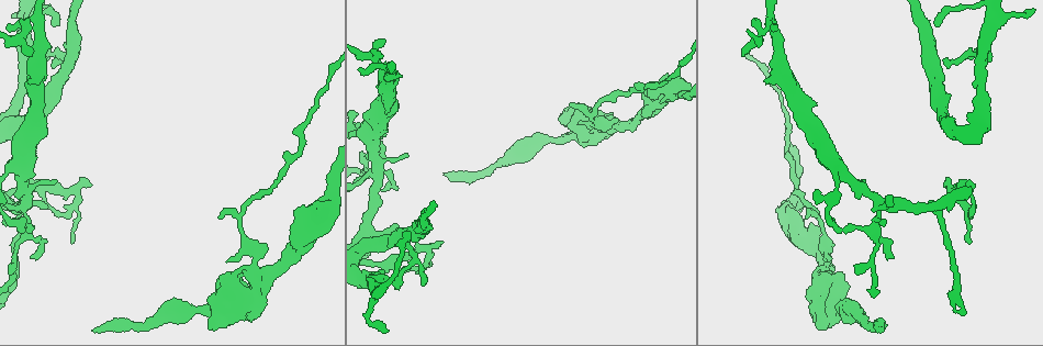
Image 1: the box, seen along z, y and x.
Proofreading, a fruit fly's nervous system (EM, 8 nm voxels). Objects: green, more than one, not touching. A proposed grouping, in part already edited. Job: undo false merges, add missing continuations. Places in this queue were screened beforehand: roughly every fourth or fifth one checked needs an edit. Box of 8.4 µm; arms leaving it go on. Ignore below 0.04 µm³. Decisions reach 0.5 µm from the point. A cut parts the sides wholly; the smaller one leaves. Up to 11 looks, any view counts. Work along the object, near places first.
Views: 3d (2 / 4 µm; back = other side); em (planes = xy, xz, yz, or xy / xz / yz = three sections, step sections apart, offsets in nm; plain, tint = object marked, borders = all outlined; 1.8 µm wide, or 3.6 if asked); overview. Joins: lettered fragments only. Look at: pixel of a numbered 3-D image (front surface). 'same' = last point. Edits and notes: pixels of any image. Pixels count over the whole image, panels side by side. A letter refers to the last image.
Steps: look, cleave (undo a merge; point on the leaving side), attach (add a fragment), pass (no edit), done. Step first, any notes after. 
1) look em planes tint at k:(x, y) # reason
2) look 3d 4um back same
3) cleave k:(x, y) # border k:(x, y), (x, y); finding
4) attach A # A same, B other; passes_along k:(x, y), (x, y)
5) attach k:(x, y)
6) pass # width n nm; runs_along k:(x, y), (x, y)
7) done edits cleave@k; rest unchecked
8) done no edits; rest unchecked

look em planes tint at 1:(158, 318) # sudden change in width

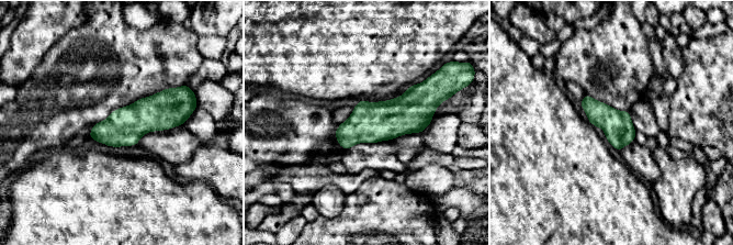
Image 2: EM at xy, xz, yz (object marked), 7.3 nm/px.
look em planes borders same

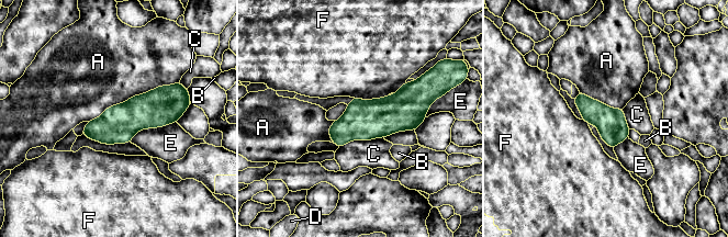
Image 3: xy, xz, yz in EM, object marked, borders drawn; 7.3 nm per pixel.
pass # width 220 nm; longest_contact A 750 nm; A other, B other, C other, D other, E other, F other; all the same cell

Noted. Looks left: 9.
look em planes borders at 1:(375, 178) # four-way junction

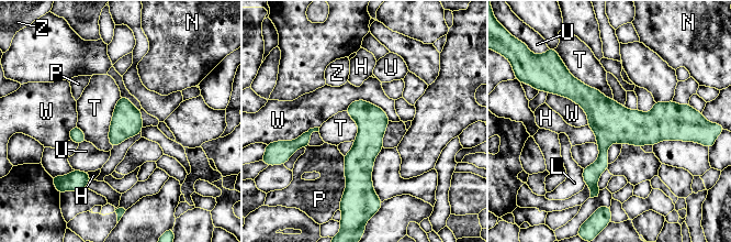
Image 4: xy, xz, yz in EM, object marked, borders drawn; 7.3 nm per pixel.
pass # longest_contact T 460 nm; H other, L other, N other, P other, T other, U other, W other, Z other; border 4:(563, 63), (575, 77), (613, 99); all the same cell

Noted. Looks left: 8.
look em xz step 16 borders at 1:(52, 68) # tapers out

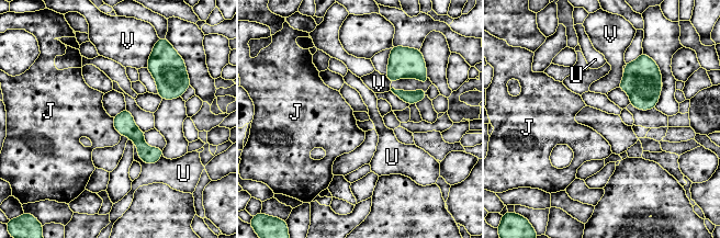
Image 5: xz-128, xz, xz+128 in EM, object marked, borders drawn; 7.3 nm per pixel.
look em planes borders same

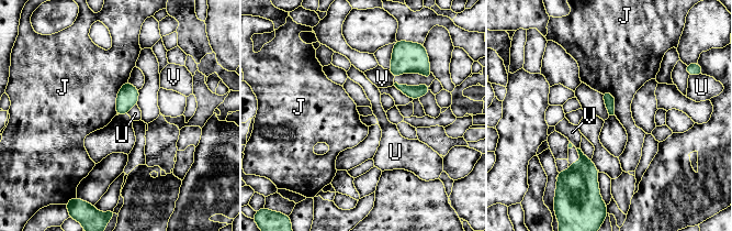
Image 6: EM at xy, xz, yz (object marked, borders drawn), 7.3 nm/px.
pass # longest_contact J 260 nm; J other, U other, V other; border 6:(127, 80), (117, 92), (115, 113); none of them fits

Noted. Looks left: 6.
look 3d 2um at 1:(815, 269)

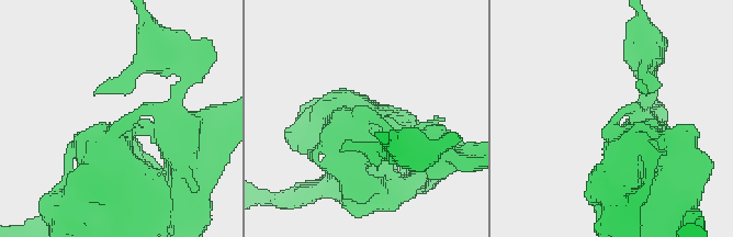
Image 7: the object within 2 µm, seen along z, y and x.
look em planes tint at 7:(130, 113)

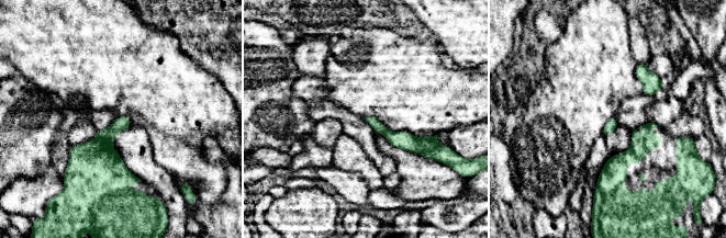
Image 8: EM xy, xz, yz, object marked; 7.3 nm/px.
look em planes borders same # see the neighbours

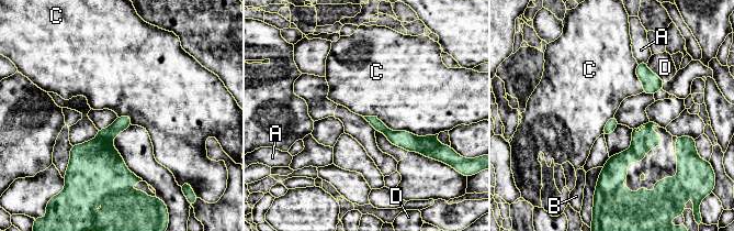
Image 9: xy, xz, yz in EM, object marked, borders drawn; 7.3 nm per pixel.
cleave 9:(121, 123) # A other, B other, C other, D other; part_leaving 9:(370, 119), (393, 138), (417, 146); a second cell is stuck on

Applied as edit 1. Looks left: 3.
done edits cleave@9; rest unchecked

